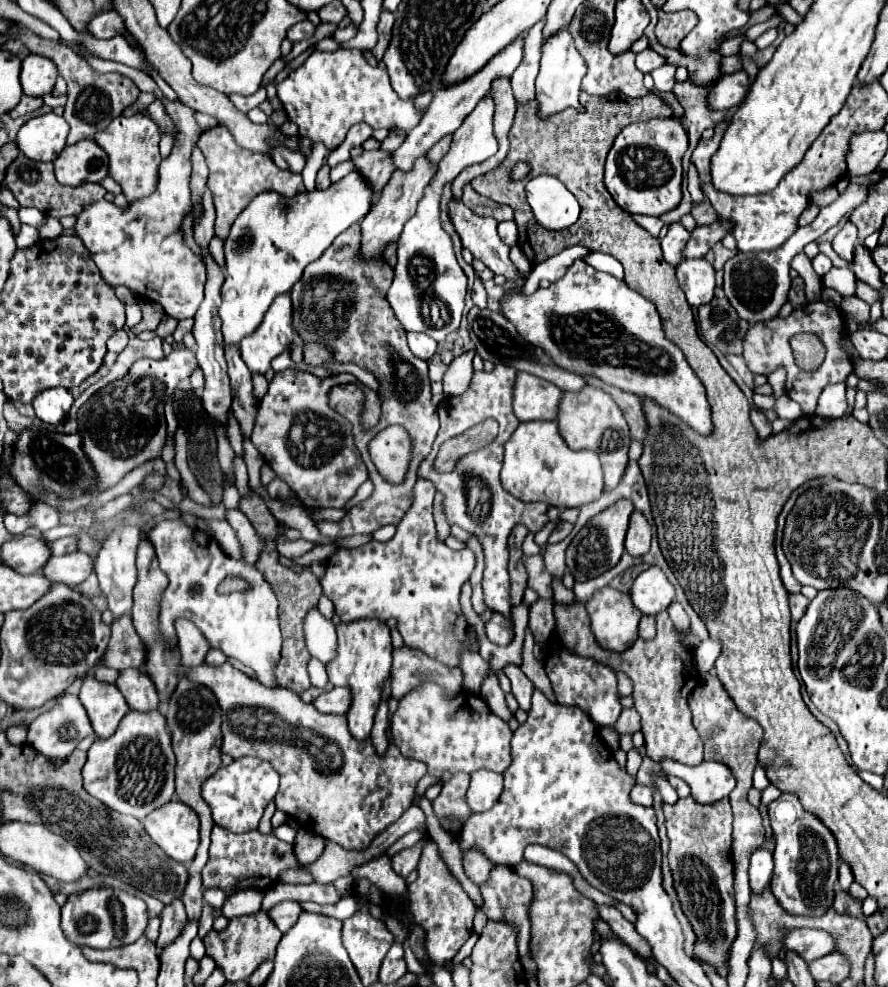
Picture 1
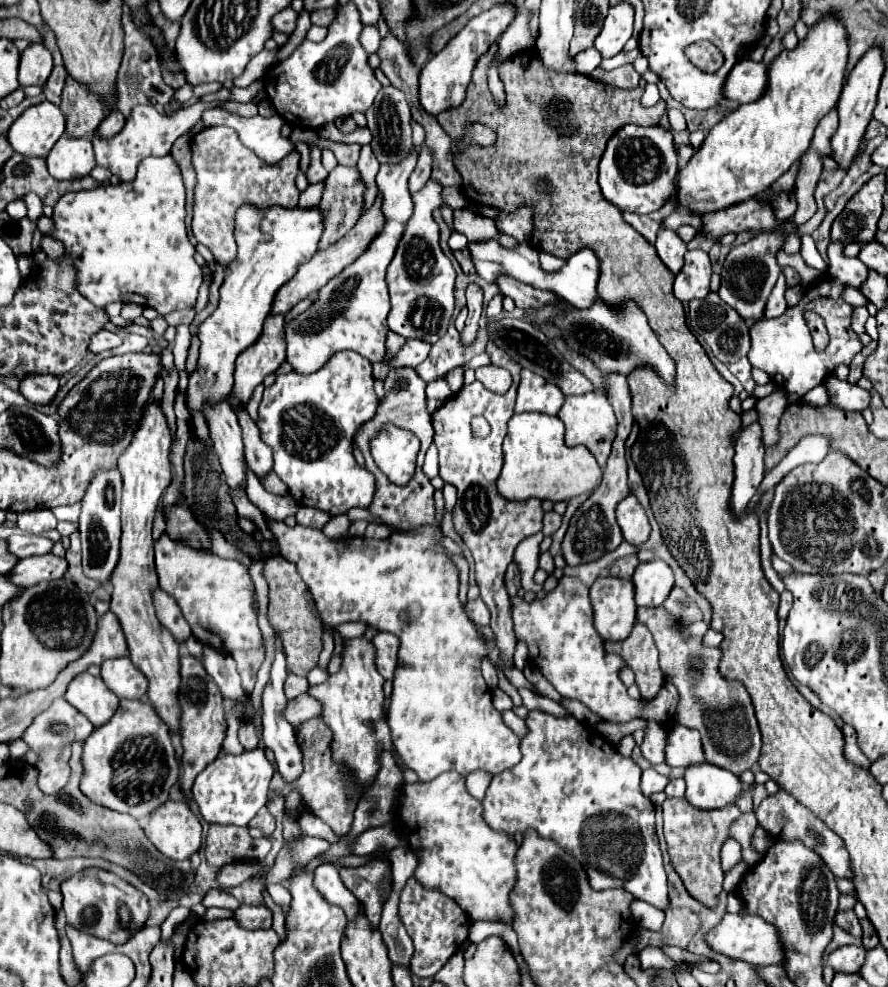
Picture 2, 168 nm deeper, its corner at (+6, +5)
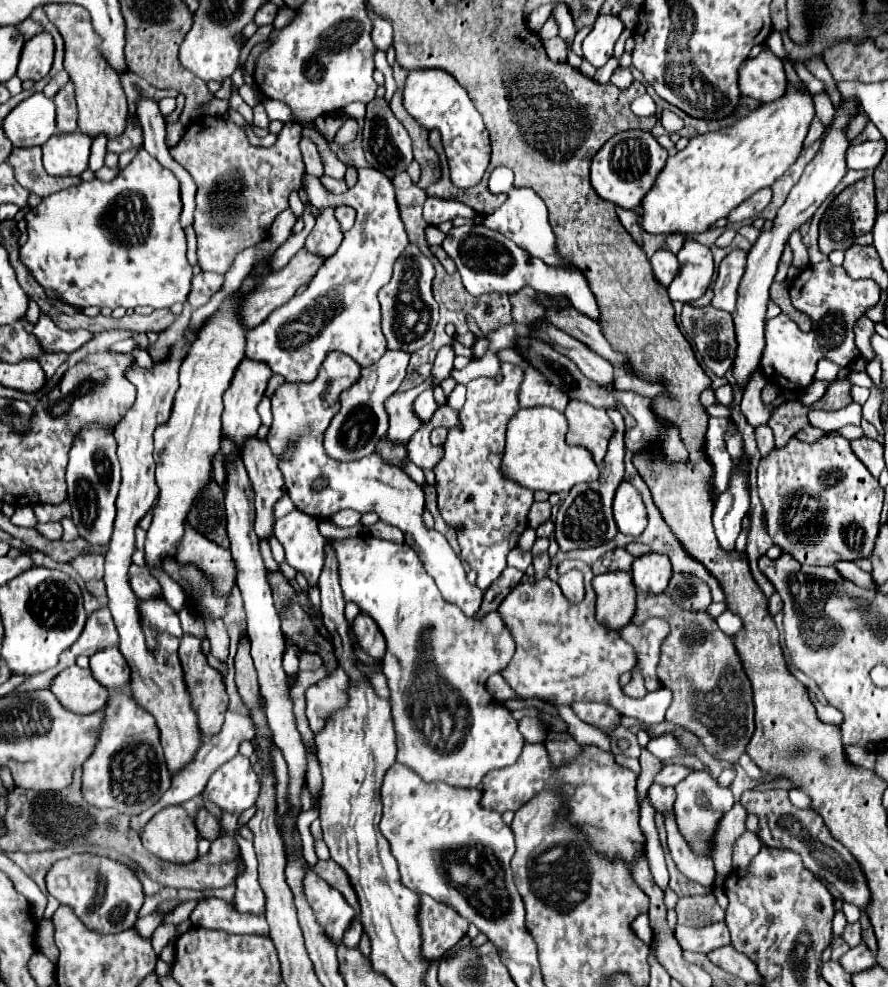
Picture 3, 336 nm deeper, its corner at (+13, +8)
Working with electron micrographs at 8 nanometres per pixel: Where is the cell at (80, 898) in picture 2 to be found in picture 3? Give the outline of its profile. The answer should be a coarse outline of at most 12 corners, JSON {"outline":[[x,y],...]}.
{"outline":[[57,860],[47,892],[91,930],[133,928],[143,886],[119,860]]}

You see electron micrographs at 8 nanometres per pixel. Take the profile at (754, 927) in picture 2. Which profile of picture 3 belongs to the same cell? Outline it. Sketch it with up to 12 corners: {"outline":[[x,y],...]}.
{"outline":[[725,922],[675,926],[683,950],[709,952],[729,944]]}

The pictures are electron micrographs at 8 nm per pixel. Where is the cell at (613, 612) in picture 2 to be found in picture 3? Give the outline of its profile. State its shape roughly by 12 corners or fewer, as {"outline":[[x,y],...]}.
{"outline":[[631,572],[595,576],[597,620],[611,630],[635,612]]}

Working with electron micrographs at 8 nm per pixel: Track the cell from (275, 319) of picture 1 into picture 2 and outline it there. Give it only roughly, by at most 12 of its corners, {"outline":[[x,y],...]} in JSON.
{"outline":[[270,313],[258,343],[236,359],[232,407],[284,361],[284,317]]}

